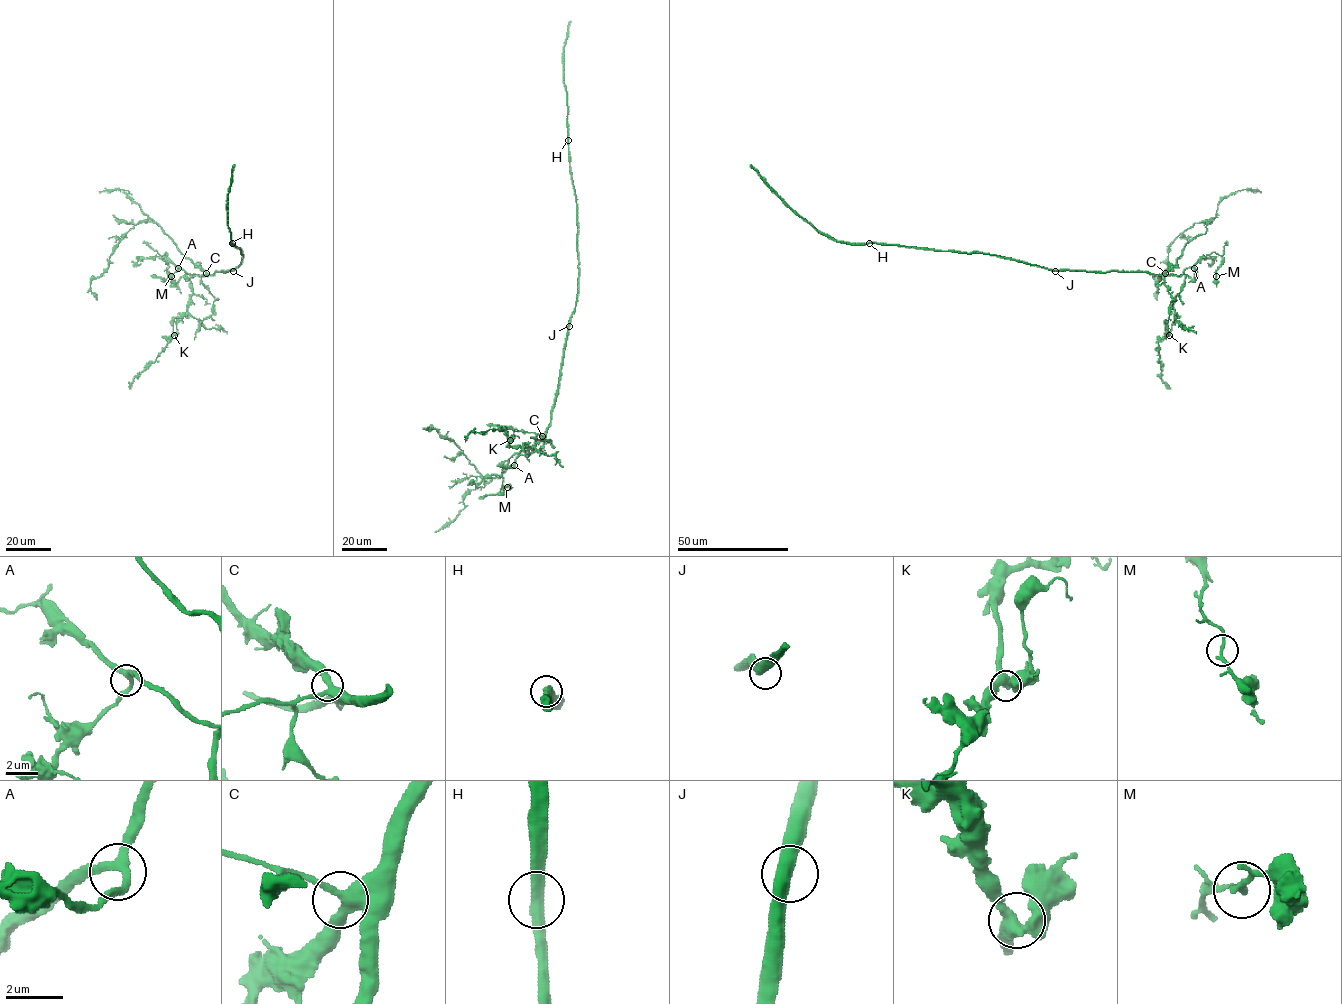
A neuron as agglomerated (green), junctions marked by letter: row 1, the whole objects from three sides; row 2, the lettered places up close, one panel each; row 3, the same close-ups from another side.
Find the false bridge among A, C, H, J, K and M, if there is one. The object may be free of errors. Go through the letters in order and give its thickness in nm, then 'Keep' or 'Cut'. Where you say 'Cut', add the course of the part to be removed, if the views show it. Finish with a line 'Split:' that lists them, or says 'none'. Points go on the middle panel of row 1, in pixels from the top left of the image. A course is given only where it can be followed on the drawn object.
A: Thickness 280 nm. Keep
C: Thickness 380 nm. Keep
H: Thickness 400 nm. Keep
J: Thickness 480 nm. Keep
K: Thickness 420 nm. Keep
M: Thickness 190 nm. Keep
Split: none

